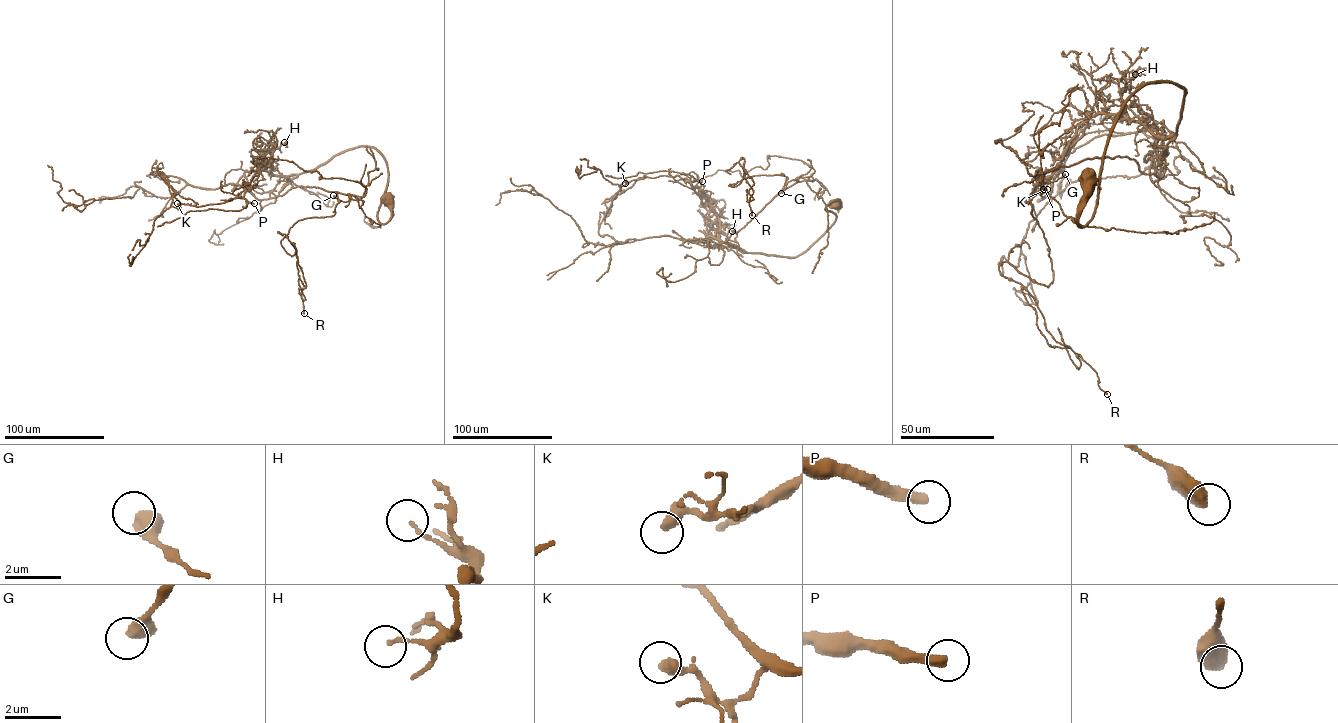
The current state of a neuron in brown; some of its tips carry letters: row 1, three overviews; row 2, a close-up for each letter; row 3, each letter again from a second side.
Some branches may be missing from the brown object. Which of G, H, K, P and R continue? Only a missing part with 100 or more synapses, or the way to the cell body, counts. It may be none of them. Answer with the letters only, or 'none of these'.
P

